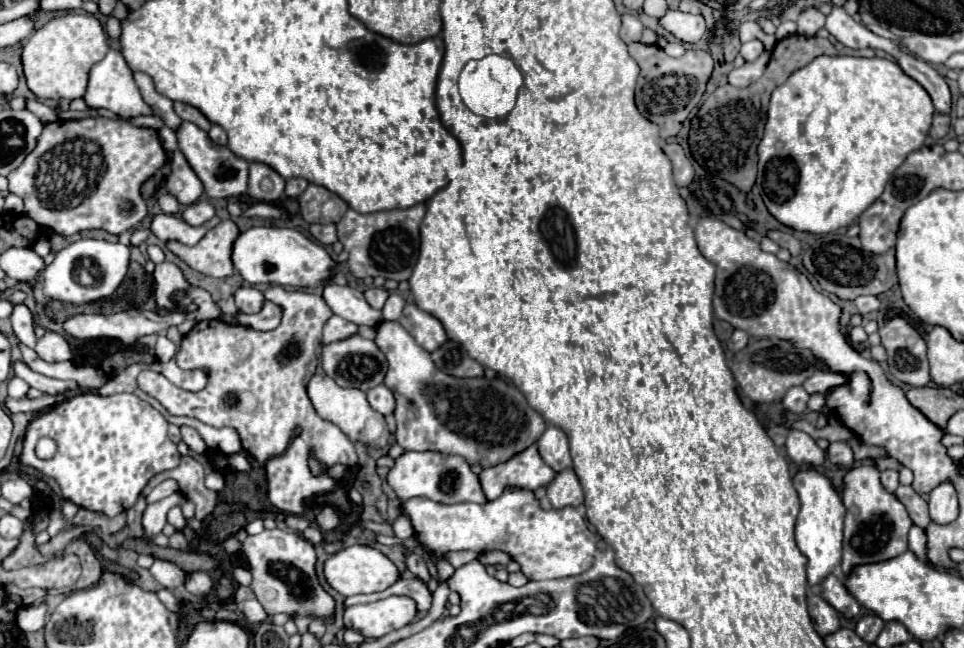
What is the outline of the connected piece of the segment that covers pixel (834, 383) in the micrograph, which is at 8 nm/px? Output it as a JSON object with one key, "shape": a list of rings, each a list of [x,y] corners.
{"shape":[[[815,371],[815,375],[811,379],[807,379],[803,383],[803,387],[805,387],[807,393],[827,395],[833,387],[839,387],[843,383],[847,383],[845,375],[839,375],[839,373],[833,373],[833,371]]]}

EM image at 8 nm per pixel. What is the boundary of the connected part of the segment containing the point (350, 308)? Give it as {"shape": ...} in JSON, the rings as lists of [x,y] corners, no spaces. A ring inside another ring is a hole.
{"shape":[[[327,283],[323,287],[323,299],[331,307],[331,311],[347,321],[353,321],[357,325],[369,325],[375,327],[383,317],[381,311],[375,311],[367,305],[363,293],[359,289],[353,289],[349,285],[337,285]]]}

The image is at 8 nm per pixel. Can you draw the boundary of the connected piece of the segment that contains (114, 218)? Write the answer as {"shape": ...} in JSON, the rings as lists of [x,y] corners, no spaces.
{"shape":[[[81,119],[81,121],[55,121],[47,123],[39,143],[31,155],[15,169],[9,179],[9,191],[19,195],[25,203],[25,215],[37,225],[49,227],[59,235],[75,235],[85,229],[103,229],[119,235],[135,227],[145,215],[147,205],[141,197],[141,185],[153,177],[165,163],[165,151],[155,129],[135,127],[127,121],[113,119]]]}

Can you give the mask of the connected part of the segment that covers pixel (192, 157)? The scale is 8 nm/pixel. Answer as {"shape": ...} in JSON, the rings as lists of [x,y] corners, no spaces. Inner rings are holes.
{"shape":[[[183,121],[183,125],[179,127],[177,141],[179,141],[179,147],[181,147],[183,155],[187,157],[191,169],[203,181],[209,198],[237,197],[237,195],[243,195],[247,191],[249,163],[245,159],[237,159],[229,147],[213,143],[205,131],[201,131],[199,127],[195,127],[193,123],[187,123],[187,121]]]}

